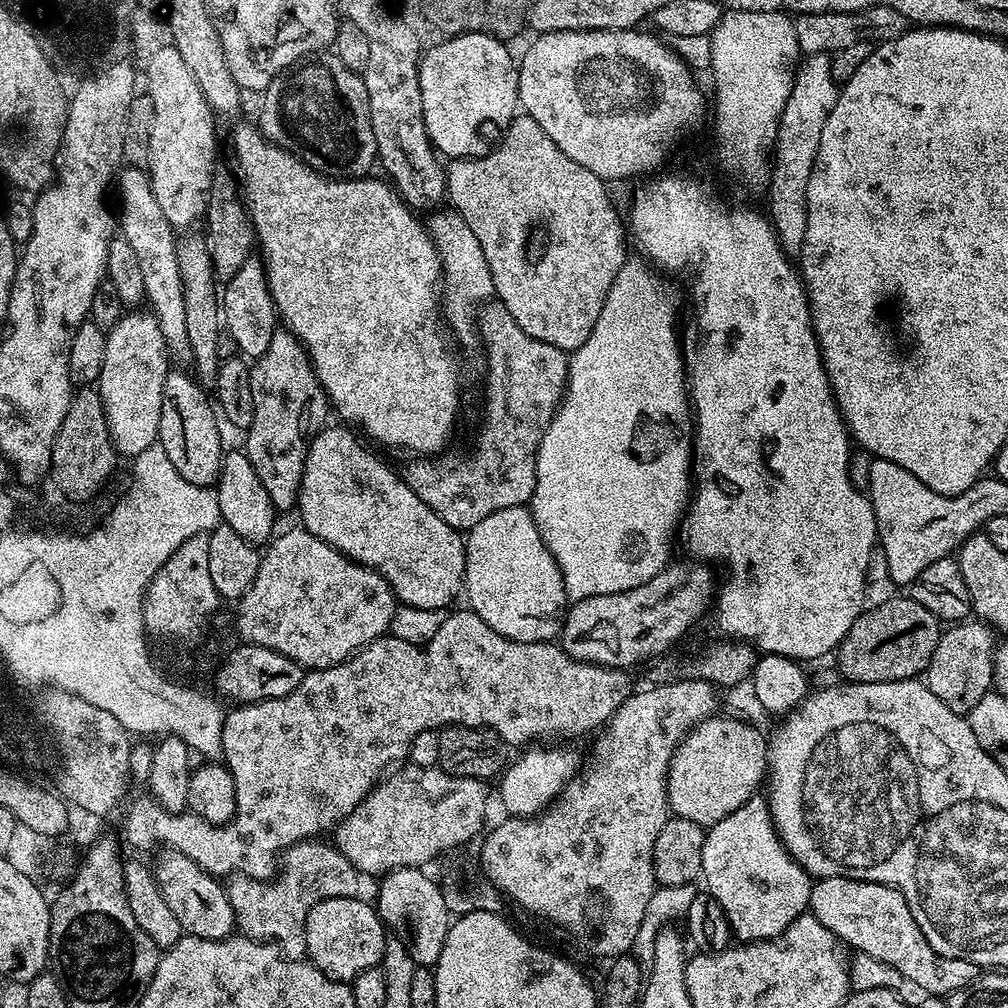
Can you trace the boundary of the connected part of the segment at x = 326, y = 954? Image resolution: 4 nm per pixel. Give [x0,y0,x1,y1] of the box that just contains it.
[306,896,386,982]

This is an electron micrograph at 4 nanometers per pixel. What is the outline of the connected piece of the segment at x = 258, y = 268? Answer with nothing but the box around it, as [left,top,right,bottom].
[222,258,278,358]

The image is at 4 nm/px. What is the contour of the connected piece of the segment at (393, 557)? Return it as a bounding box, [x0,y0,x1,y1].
[299,427,465,610]

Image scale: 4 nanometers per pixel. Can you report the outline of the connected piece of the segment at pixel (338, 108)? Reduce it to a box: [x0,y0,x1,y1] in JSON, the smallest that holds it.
[258,58,377,178]

